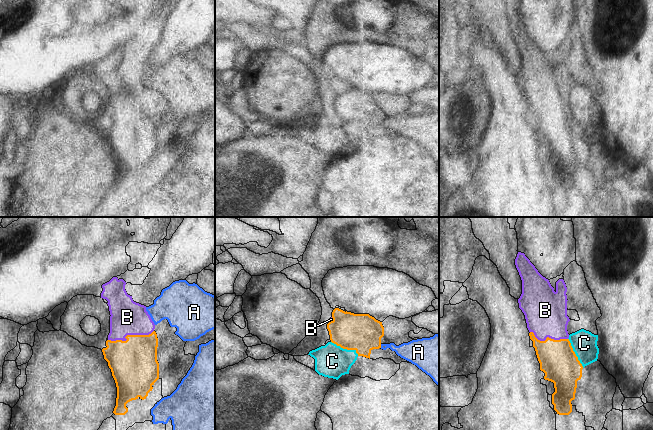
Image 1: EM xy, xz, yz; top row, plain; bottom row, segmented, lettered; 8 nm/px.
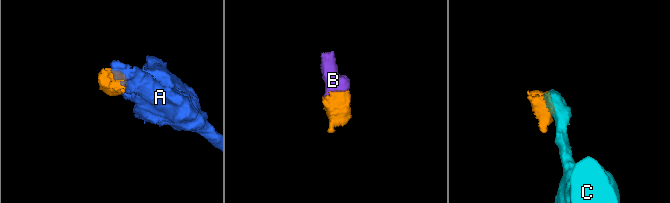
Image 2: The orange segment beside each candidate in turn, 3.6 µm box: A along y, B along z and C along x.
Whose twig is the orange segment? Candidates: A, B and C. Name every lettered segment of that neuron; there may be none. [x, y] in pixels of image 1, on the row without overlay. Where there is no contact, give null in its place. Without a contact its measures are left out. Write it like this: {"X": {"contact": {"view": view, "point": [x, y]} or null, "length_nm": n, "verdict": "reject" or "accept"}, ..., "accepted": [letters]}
{"A": {"contact": {"view": "xz", "point": [380, 122]}, "length_nm": 30, "verdict": "reject"}, "B": {"contact": {"view": "xy", "point": [129, 111]}, "length_nm": 380, "verdict": "accept"}, "C": {"contact": {"view": "xz", "point": [345, 124]}, "length_nm": 260, "verdict": "reject"}, "accepted": ["B"]}

